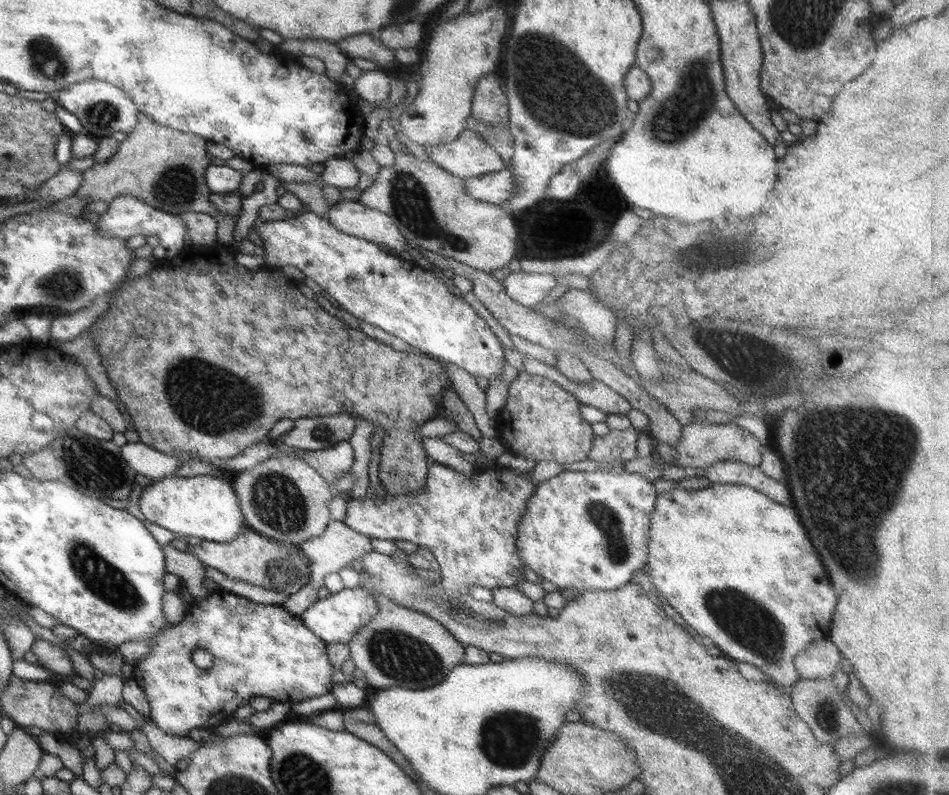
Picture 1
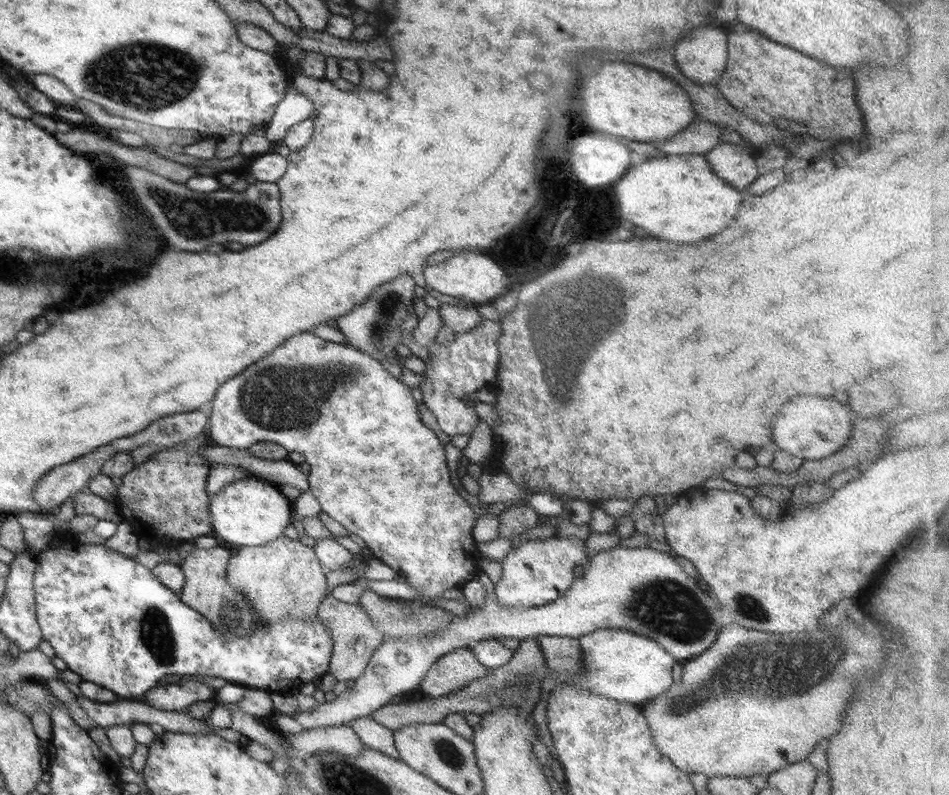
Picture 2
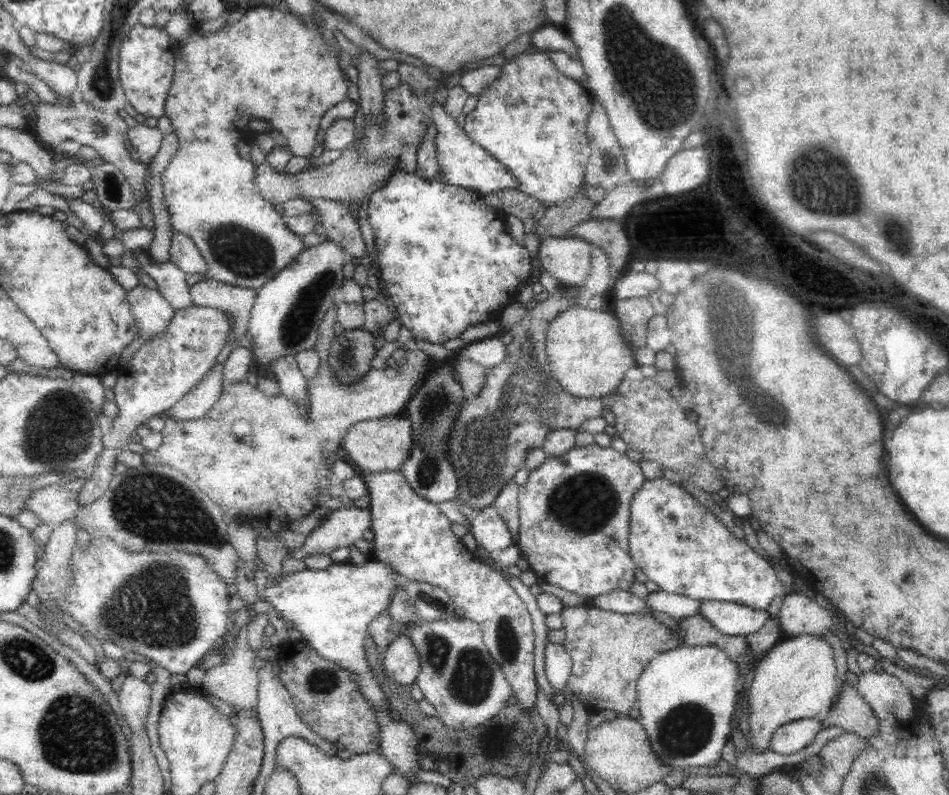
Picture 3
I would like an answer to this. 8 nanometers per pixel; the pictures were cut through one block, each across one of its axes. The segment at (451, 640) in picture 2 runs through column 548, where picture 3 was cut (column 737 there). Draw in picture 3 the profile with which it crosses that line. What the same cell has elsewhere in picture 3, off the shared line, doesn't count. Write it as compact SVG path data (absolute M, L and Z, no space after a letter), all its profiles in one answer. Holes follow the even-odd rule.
M702 601L698 615L728 636L758 632L770 617L766 610L753 610L737 602Z

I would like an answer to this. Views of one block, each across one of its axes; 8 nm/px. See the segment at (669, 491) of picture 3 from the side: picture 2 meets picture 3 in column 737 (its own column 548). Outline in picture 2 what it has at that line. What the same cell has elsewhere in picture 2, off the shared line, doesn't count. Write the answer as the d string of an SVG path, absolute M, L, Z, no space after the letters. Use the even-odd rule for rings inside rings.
M553 535L545 539L523 540L507 552L501 563L501 579L493 586L495 599L507 607L525 608L549 604L564 594L574 580L574 567L584 568L588 562L585 543L572 541L572 538Z

